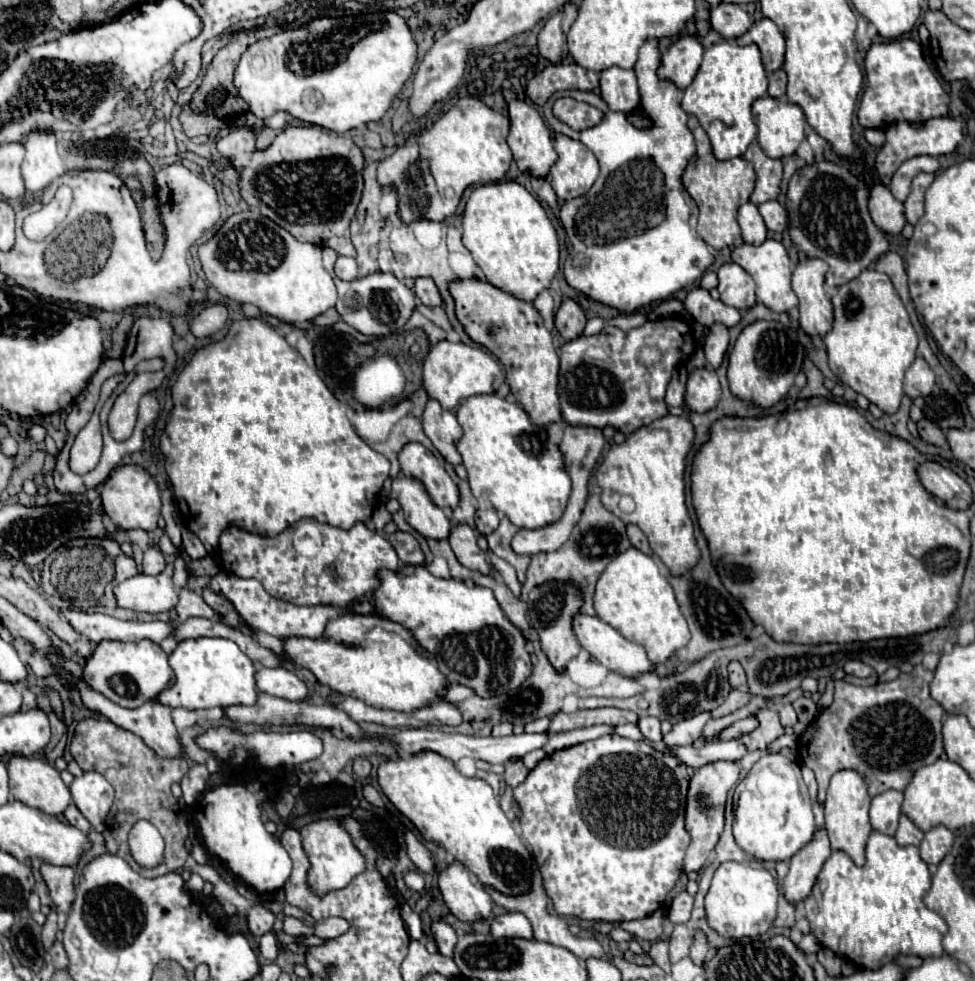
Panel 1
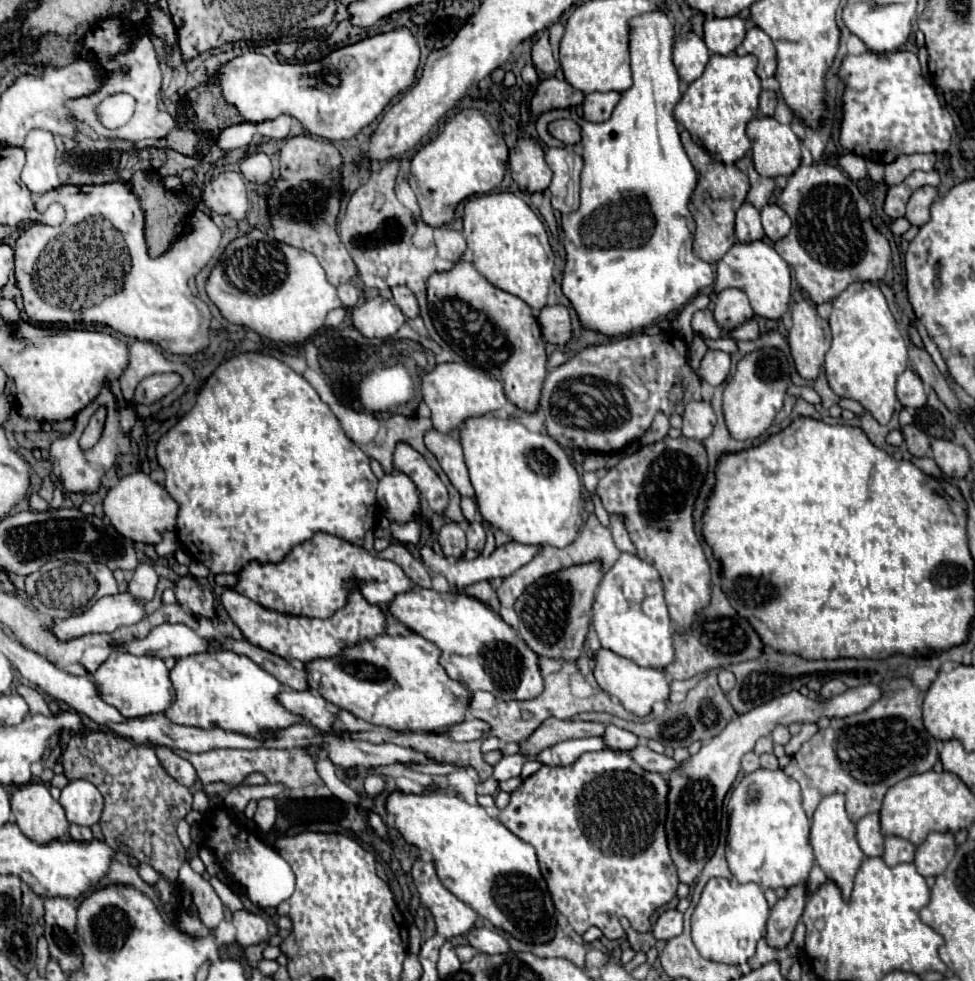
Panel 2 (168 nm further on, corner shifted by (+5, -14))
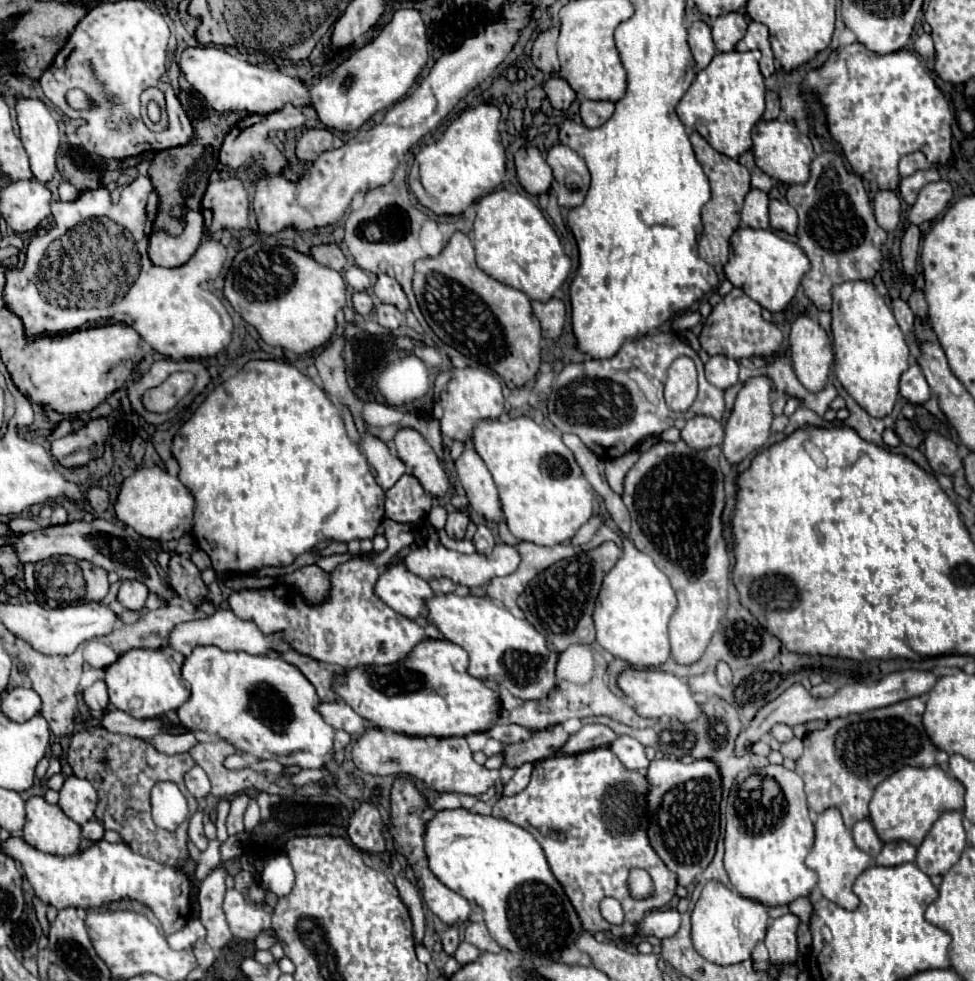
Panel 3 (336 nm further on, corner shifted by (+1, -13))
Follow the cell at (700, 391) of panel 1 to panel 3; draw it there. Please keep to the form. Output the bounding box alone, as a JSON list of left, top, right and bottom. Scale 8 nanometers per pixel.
[681,415,723,449]

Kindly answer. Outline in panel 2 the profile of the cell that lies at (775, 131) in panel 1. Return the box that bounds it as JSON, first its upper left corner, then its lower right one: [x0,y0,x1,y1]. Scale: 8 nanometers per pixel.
[747,116,801,176]

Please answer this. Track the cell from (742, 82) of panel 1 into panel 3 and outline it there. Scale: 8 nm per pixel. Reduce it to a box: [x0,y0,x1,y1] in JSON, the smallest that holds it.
[677,51,765,159]

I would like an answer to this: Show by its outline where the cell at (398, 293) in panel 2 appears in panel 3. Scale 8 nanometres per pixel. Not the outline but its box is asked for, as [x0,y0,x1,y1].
[373,275,409,311]

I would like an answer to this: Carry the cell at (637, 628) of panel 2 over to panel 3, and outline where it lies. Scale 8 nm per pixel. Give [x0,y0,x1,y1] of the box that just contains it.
[593,537,677,667]

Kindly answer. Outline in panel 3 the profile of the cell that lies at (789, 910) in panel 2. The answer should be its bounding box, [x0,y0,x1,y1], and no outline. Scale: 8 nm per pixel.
[765,913,799,963]

